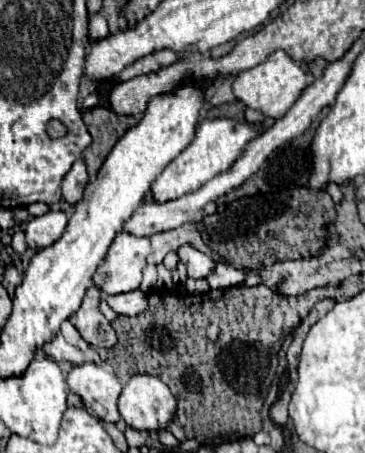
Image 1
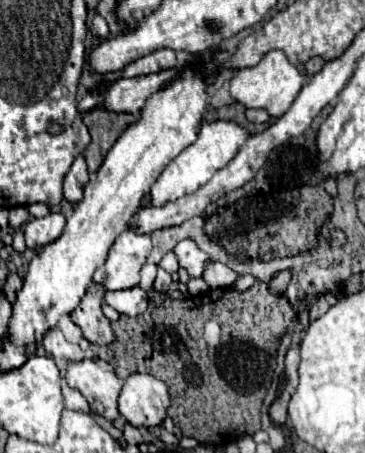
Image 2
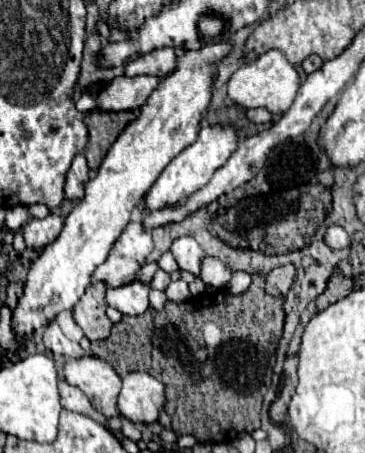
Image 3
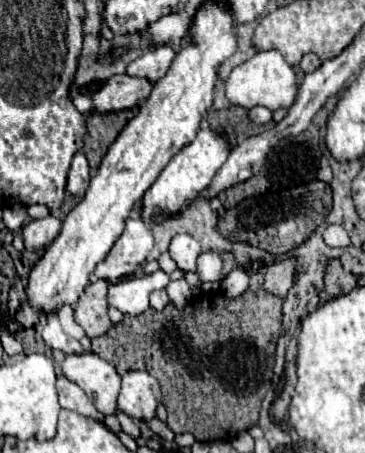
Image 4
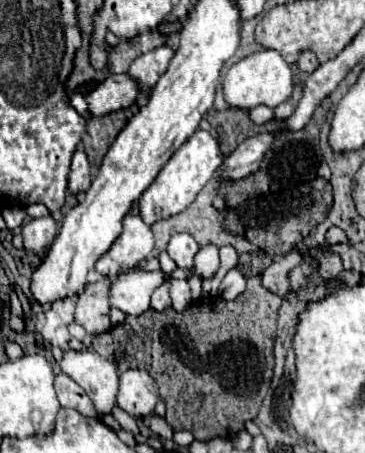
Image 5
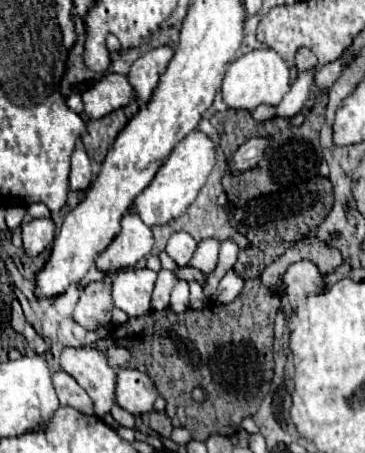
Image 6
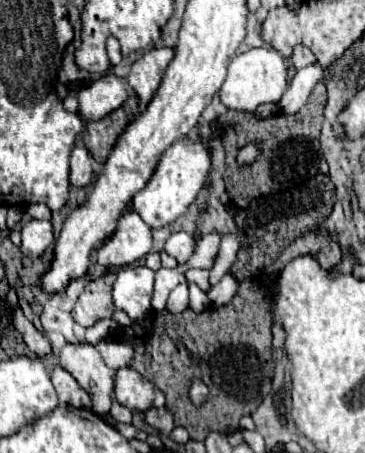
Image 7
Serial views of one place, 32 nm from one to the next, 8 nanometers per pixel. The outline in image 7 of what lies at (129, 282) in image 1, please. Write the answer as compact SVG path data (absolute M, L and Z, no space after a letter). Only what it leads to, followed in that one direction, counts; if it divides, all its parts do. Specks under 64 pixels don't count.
M124 212L116 234L96 252L96 262L104 268L128 266L146 256L152 248L152 232L136 212Z

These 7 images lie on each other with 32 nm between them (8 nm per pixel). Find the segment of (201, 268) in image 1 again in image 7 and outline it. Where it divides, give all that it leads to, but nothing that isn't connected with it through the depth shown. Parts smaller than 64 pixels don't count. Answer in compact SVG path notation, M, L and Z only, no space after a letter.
M174 232L174 234L166 240L164 252L166 252L168 256L176 258L178 264L186 264L186 262L190 260L194 248L196 248L196 240L192 240L190 234L186 234L186 232Z

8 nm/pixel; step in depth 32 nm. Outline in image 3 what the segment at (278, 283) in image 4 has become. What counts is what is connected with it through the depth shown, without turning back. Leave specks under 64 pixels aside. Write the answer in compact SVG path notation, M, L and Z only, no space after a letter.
M282 266L268 274L266 278L266 292L272 296L285 297L294 280L294 268Z

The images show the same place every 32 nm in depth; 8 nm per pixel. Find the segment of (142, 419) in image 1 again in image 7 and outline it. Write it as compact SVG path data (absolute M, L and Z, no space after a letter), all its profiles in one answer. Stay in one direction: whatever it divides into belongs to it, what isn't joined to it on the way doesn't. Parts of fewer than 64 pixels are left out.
M120 368L116 372L114 396L128 410L146 412L154 402L154 384L134 368Z

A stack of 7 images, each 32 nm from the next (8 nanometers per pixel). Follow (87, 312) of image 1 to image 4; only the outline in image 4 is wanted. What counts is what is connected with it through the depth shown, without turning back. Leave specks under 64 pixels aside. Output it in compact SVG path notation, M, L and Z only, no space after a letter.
M98 280L98 282L90 284L84 290L84 294L80 296L80 300L76 302L74 320L84 328L88 338L104 336L112 328L112 322L106 314L106 310L108 310L106 288L108 288L108 282Z

